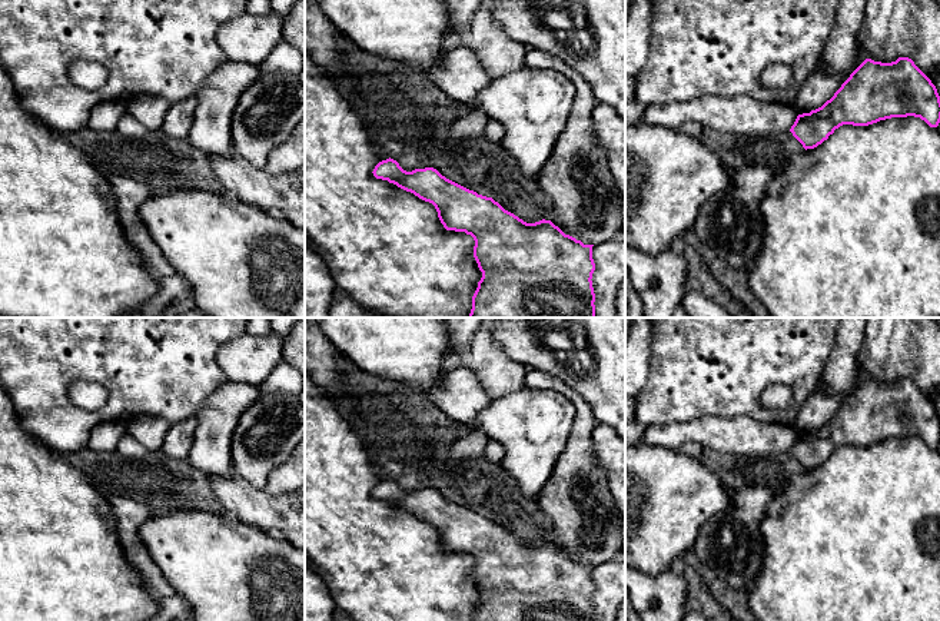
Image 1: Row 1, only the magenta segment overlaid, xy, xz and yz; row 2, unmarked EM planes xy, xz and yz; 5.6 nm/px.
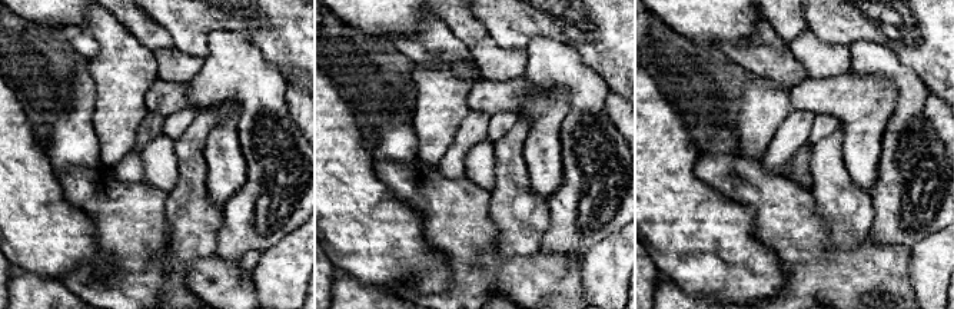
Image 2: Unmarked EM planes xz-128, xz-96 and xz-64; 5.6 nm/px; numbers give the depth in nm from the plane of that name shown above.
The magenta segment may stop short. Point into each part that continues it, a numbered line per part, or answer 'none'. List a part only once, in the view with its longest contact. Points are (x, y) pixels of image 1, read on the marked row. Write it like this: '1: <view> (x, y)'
none

